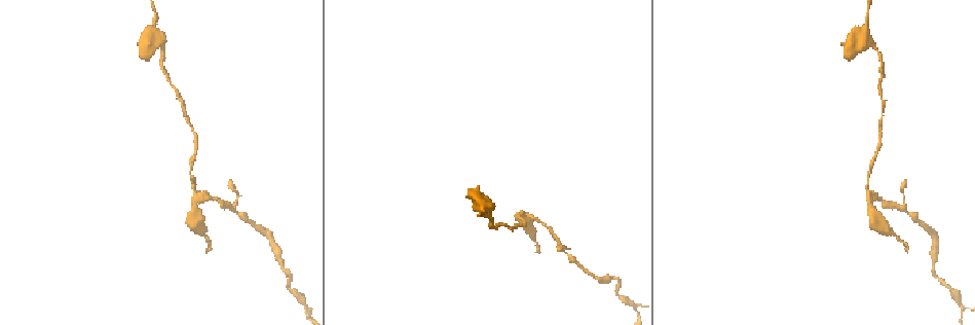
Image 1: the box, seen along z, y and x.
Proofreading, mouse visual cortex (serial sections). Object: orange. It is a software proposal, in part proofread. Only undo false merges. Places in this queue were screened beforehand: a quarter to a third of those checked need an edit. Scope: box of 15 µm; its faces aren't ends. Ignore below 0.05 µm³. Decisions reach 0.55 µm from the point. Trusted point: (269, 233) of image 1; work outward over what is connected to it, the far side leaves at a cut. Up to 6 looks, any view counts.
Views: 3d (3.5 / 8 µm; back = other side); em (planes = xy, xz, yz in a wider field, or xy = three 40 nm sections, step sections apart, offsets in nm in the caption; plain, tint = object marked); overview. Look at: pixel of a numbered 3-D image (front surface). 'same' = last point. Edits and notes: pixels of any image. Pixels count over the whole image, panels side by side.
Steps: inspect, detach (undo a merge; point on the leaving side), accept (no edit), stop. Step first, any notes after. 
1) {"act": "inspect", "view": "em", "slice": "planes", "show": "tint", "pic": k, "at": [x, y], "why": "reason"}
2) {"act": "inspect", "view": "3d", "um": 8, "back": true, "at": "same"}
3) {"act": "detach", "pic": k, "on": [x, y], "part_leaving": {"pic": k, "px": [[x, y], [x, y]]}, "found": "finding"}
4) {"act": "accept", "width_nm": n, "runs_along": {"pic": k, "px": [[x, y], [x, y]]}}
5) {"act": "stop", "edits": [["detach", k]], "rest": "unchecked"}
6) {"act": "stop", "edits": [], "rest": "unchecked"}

{"act": "inspect", "view": "3d", "um": 8, "back": true, "pic": 1, "at": [909, 214], "why": "narrows sharply"}

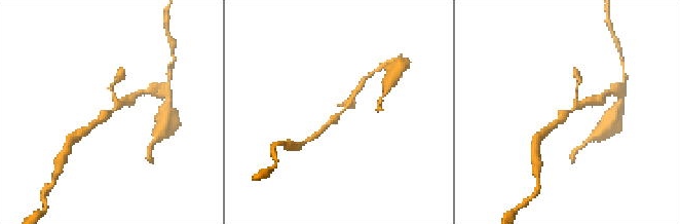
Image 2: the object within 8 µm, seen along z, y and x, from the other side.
{"act": "inspect", "view": "3d", "um": 3.5, "pic": 2, "at": [570, 110], "why": "closer look"}

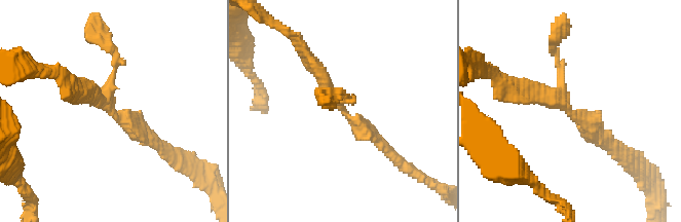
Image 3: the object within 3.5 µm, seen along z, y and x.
{"act": "accept", "found": "continuous, no second cell"}

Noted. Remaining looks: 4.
{"act": "inspect", "view": "3d", "um": 3.5, "pic": 1, "at": [307, 306], "why": "three-way junction"}

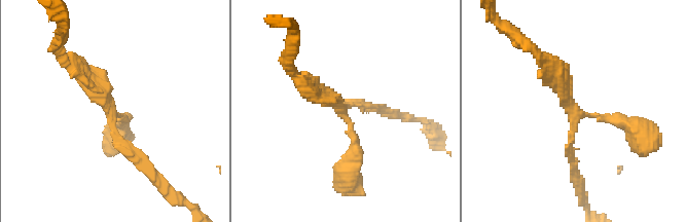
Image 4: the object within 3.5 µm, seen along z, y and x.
{"act": "inspect", "view": "em", "slice": "planes", "show": "tint", "pic": 4, "at": [575, 110], "arms": 3, "arm_widths_nm": [150, 150, 250], "why": "shape alone is not enough"}

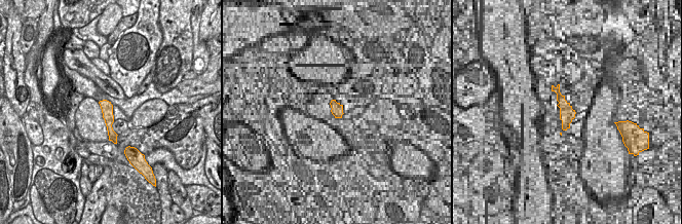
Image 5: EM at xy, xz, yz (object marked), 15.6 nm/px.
{"act": "accept", "width_nm": 190, "runs_along": {"pic": 4, "px": [[71, 60], [144, 163]]}, "found": "all the same cell"}

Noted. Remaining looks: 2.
{"act": "stop", "edits": [], "rest": "unchecked"}

